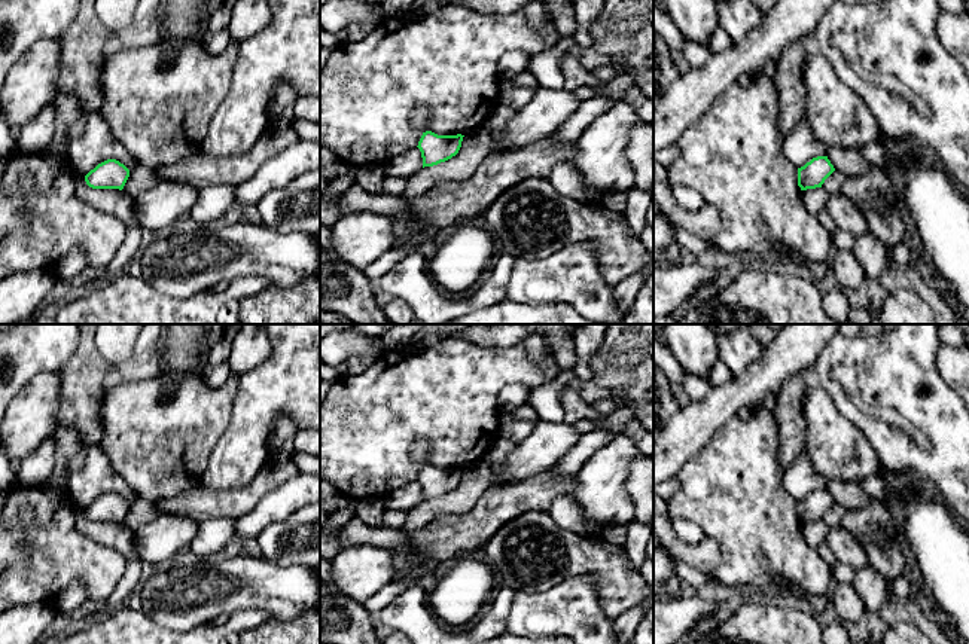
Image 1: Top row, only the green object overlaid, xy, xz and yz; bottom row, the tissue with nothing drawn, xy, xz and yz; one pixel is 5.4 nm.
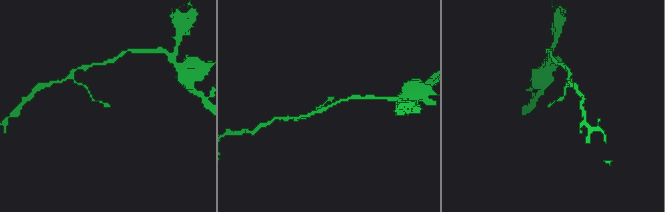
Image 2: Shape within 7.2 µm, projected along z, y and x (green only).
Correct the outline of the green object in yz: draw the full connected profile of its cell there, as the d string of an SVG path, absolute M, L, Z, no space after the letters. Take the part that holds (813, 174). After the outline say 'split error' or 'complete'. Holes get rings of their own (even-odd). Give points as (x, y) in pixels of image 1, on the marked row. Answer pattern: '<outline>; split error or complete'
M817 156L798 168L798 186L801 190L822 187L825 180L835 171L828 156Z; complete

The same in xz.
M432 131L423 132L418 149L423 158L423 168L433 167L455 156L461 147L461 134L457 135L438 135Z; complete

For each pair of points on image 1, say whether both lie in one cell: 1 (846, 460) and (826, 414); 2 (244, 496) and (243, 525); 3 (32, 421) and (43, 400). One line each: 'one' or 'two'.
1: one
2: two
3: one

